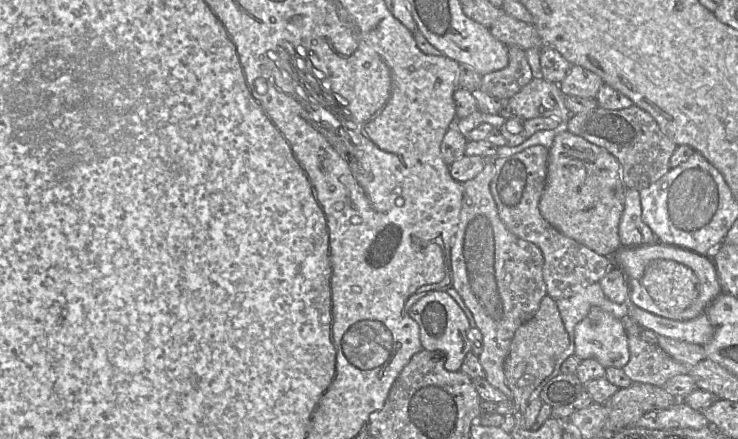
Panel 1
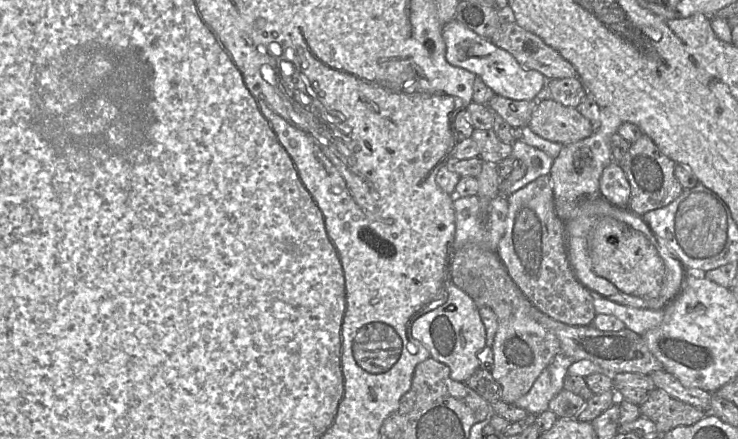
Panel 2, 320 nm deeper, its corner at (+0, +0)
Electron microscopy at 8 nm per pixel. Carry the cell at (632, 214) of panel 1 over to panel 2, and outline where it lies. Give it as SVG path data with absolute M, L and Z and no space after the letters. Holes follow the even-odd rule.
M613 160L602 172L599 195L617 207L628 208L630 194L630 183L626 174Z

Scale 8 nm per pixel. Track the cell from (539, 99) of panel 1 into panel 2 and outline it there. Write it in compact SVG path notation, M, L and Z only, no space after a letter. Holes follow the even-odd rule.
M553 99L537 102L529 128L538 136L563 145L591 136L595 124L574 107L564 106Z

